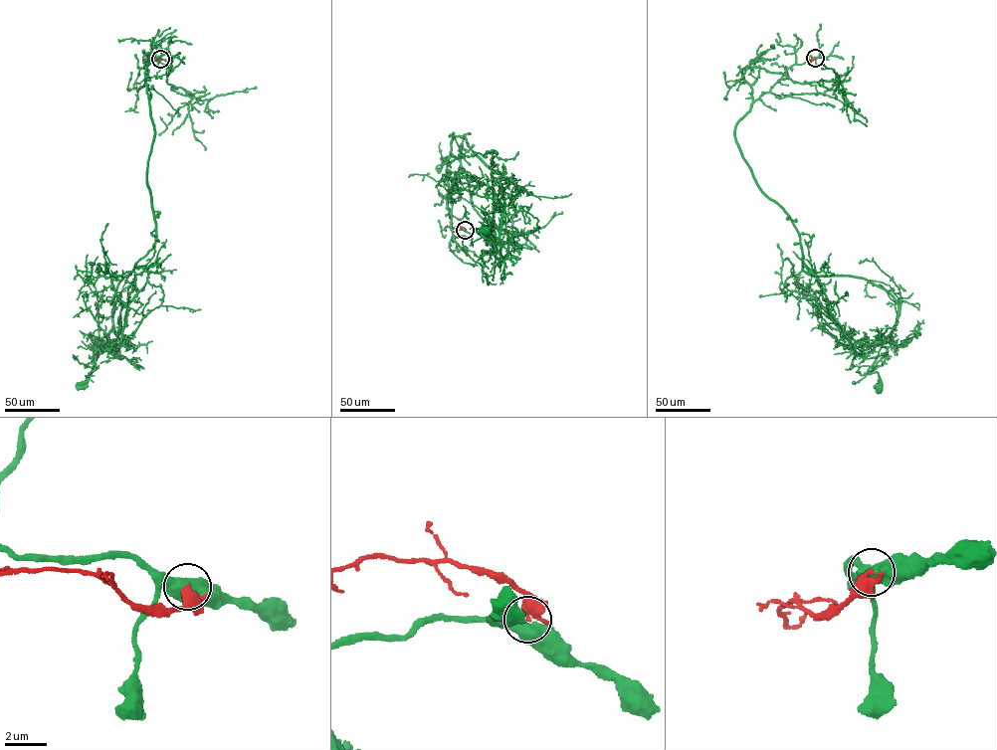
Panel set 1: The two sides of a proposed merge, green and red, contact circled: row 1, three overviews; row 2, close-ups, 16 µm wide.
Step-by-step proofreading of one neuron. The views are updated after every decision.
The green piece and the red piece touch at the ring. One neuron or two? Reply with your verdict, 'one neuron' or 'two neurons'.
one neuron

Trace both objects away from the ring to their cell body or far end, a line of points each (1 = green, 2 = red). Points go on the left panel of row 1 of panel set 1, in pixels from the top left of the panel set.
1: (160, 59), (148, 56), (144, 66), (154, 132), (146, 178), (156, 240), (119, 282), (108, 339), (82, 386)
2: (160, 59), (142, 60)

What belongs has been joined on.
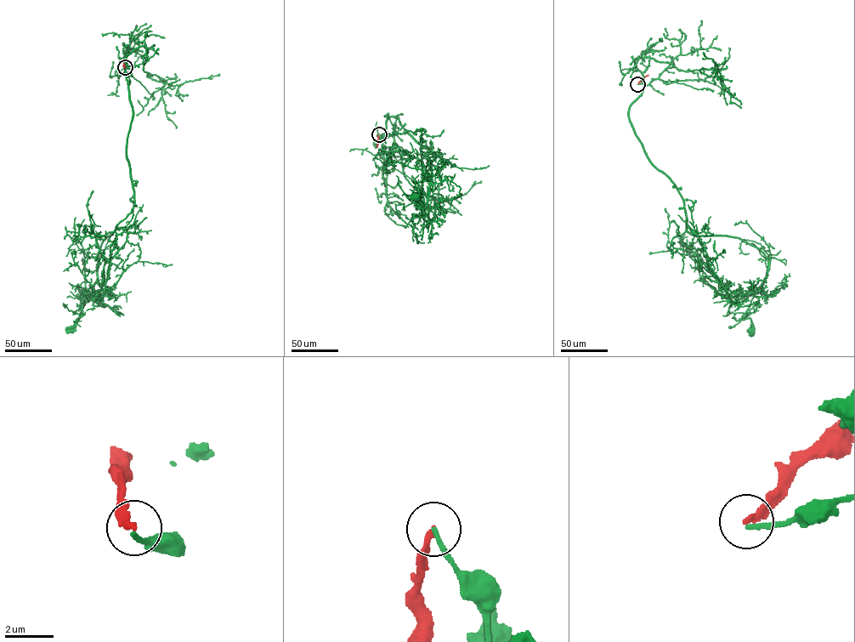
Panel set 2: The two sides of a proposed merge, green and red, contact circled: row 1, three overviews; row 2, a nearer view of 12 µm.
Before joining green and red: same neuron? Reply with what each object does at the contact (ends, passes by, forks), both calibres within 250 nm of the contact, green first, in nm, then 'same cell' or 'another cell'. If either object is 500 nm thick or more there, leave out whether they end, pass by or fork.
green ends; red ends; calibres 200 and 260 nm; another cell

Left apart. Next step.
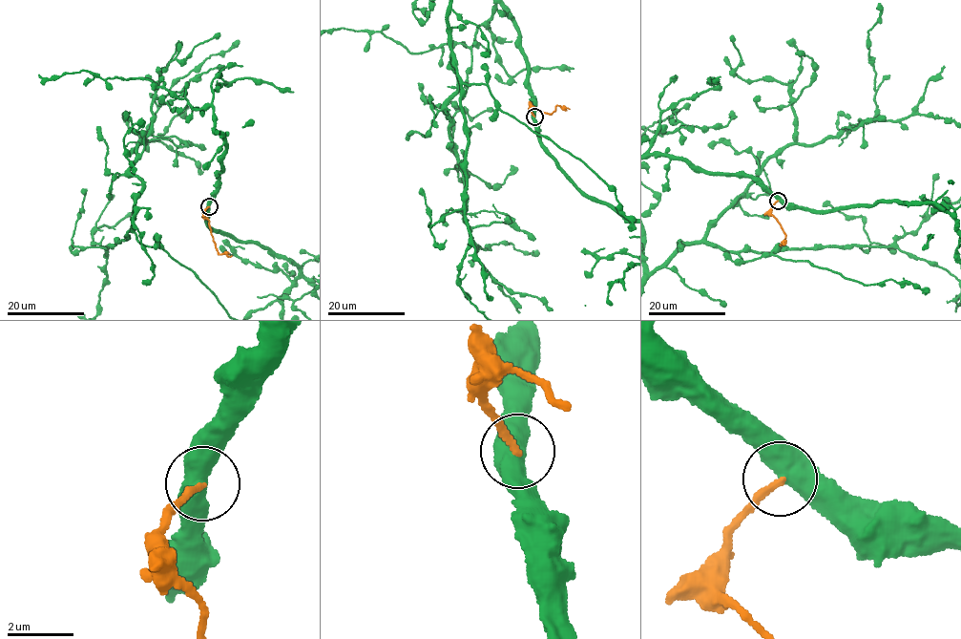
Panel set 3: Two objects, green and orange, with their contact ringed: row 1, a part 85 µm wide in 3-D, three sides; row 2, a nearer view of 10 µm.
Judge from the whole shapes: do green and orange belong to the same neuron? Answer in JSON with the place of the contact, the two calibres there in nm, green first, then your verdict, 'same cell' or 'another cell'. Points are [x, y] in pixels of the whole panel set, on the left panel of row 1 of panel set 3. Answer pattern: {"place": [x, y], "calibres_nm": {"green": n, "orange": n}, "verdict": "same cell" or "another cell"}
{"place": [209, 206], "calibres_nm": {"green": 550, "orange": 220}, "verdict": "another cell"}

